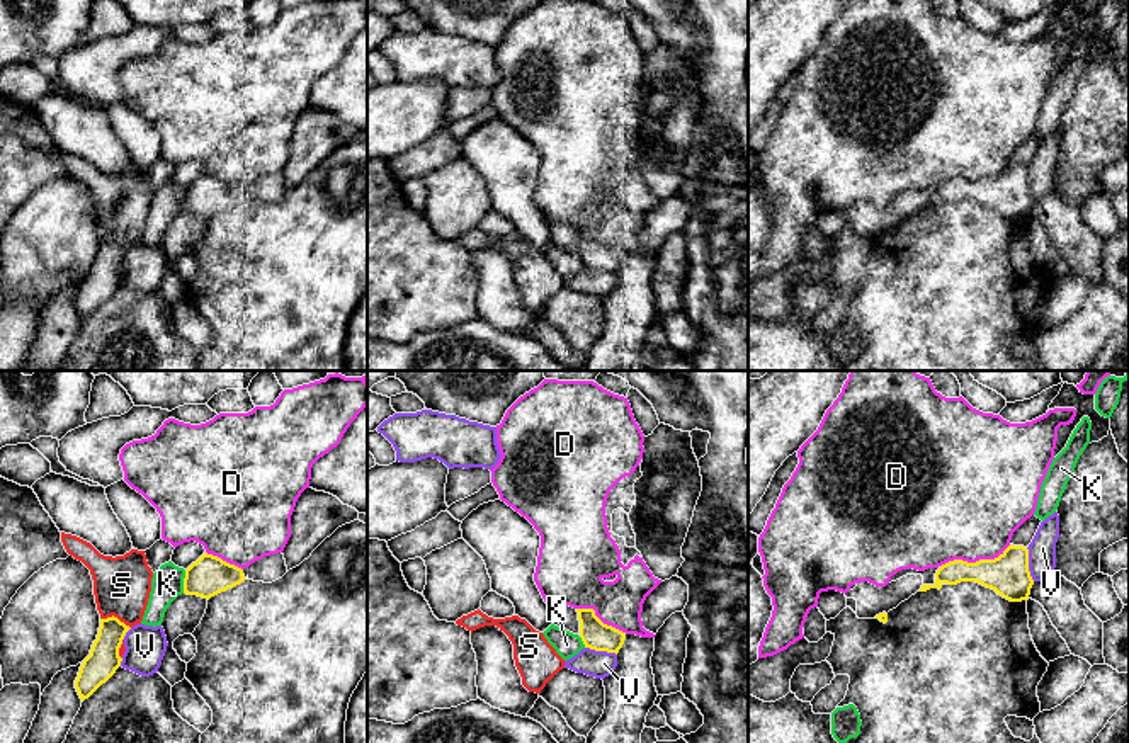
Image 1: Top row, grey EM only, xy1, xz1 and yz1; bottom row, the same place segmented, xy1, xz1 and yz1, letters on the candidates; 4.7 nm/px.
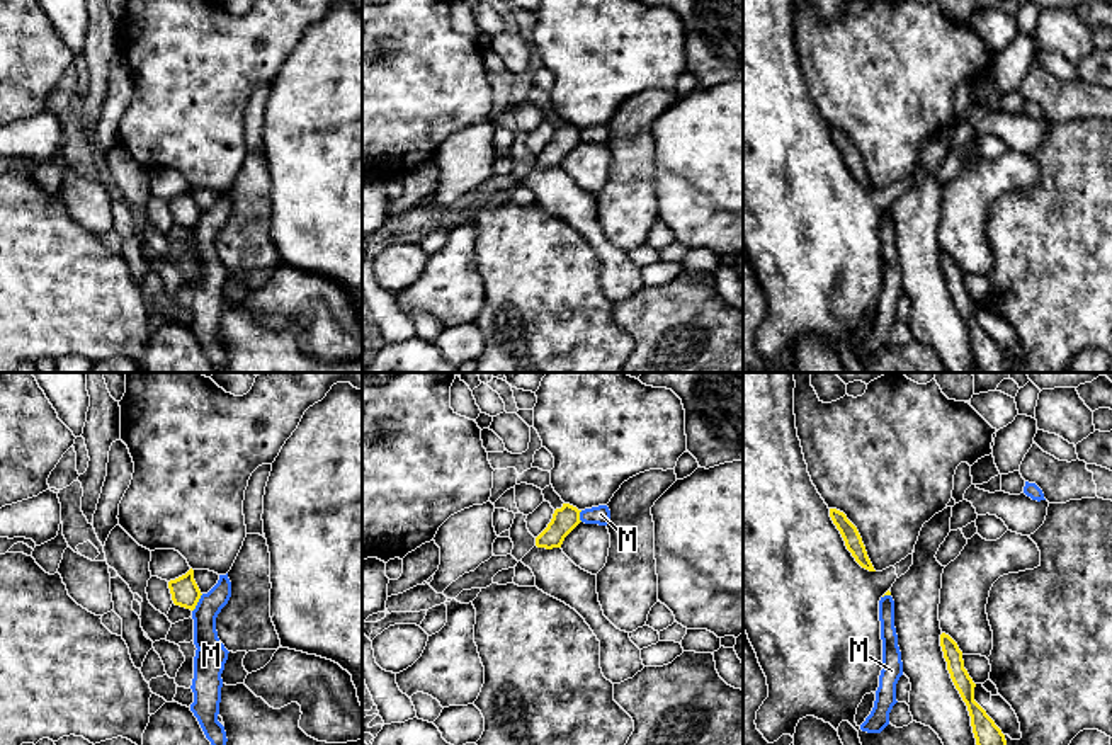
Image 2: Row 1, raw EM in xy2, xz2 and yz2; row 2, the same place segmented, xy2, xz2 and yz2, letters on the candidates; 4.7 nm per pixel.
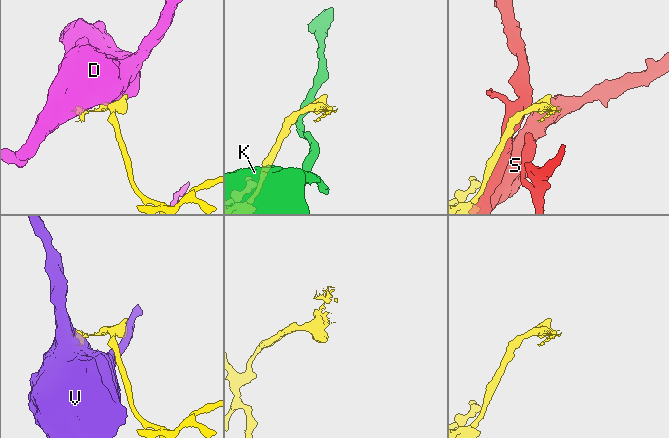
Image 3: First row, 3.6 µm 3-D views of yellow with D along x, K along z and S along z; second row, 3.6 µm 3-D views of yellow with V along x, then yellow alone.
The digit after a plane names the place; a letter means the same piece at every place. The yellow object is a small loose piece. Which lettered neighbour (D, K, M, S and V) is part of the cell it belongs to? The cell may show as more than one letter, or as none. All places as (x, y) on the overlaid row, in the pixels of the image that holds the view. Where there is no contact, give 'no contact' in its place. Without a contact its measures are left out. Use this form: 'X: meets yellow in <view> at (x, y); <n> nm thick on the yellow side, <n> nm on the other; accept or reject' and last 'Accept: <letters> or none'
D: meets yellow in yz1 at (976, 561); 200 nm thick on the yellow side, 460 nm on the other; reject
K: meets yellow in xy1 at (184, 582); 190 nm thick on the yellow side, 160 nm on the other; reject
M: meets yellow in xy2 at (198, 601); 130 nm thick on the yellow side, 140 nm on the other; reject
S: meets yellow in xy1 at (116, 618); 150 nm thick on the yellow side, 280 nm on the other; reject
V: meets yellow in yz1 at (1027, 565); 200 nm thick on the yellow side, 130 nm on the other; reject
Accept: none

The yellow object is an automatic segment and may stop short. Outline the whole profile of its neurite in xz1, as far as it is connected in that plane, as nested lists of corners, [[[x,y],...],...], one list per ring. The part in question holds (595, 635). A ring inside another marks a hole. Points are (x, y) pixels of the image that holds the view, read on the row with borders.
[[[593,609],[576,612],[585,648],[617,655],[616,670],[604,678],[604,714],[587,743],[641,743],[646,716],[658,697],[651,668],[655,638],[624,634],[604,624]]]

